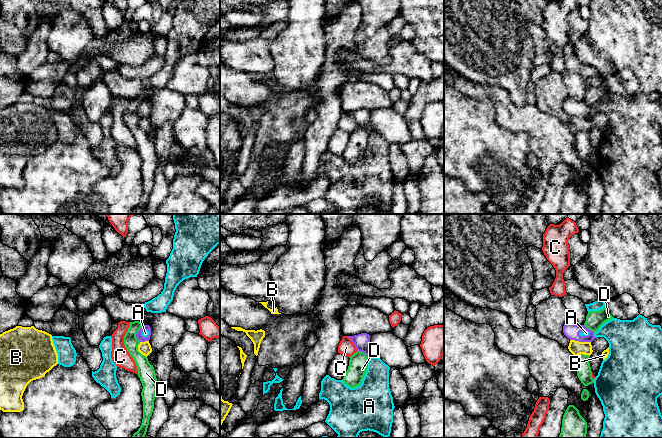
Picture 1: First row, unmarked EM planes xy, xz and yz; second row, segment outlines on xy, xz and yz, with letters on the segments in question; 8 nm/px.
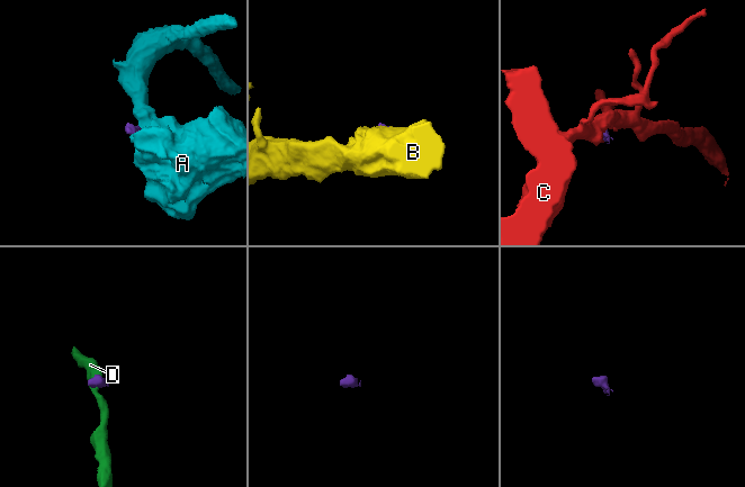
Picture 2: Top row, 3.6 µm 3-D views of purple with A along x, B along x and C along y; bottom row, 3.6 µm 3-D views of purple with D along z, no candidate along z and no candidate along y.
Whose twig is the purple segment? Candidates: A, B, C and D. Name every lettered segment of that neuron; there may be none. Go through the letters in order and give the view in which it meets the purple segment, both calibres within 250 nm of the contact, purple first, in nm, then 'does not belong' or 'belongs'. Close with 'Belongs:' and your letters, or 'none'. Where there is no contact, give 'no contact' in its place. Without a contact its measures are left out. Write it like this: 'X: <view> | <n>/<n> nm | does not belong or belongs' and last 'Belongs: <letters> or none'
A: xz | 130/220 nm | belongs
B: yz | 120/110 nm | does not belong
C: xz | 130/130 nm | does not belong
D: xy | 50/120 nm | does not belong
Belongs: A

